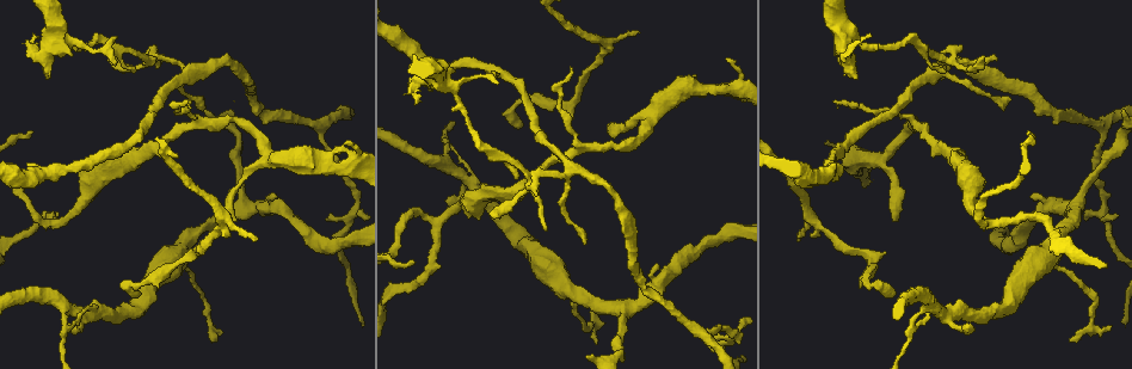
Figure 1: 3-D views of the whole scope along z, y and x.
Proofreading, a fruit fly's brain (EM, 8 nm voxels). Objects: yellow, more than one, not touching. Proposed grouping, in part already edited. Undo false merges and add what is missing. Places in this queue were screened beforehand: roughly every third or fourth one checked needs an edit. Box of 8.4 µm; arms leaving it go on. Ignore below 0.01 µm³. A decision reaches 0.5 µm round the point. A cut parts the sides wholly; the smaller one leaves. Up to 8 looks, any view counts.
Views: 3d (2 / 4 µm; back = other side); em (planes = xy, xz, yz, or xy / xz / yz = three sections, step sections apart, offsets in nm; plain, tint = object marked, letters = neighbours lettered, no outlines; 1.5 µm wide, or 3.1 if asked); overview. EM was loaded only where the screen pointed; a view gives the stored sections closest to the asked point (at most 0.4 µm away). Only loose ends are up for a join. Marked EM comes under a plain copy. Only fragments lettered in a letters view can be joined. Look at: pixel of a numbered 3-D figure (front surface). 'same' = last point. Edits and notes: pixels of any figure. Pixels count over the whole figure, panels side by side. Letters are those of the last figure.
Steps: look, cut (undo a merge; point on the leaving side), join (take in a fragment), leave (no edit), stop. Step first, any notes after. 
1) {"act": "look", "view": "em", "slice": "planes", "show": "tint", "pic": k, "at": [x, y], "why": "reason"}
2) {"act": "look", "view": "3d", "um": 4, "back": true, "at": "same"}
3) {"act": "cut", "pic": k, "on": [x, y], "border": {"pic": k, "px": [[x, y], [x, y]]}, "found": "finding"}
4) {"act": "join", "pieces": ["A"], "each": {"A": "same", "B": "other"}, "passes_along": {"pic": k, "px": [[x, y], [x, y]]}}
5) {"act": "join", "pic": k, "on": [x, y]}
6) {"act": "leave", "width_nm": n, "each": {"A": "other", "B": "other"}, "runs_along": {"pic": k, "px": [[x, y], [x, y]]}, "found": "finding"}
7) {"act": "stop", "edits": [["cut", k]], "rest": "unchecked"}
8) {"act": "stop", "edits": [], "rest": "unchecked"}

{"act": "look", "view": "3d", "um": 2, "pic": 1, "at": [869, 283], "why": "thin neck"}

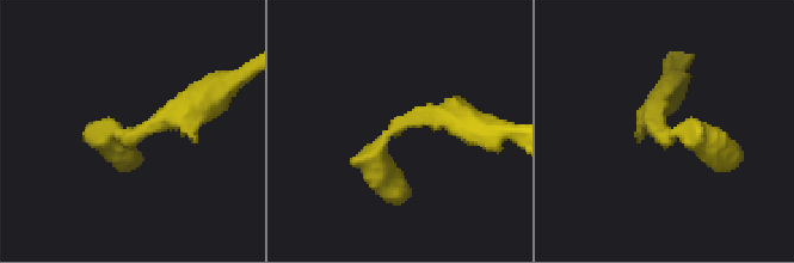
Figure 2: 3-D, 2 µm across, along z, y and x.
{"act": "look", "view": "em", "slice": "planes", "show": "letters", "pic": 2, "at": [662, 134]}

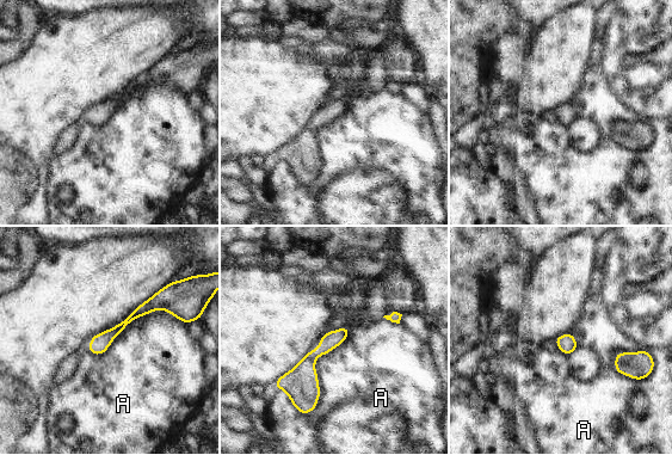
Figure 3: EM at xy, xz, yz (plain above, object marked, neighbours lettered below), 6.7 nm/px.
{"act": "leave", "width_nm": 120, "each": {"A": "other"}, "found": "all the same cell"}

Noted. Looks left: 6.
{"act": "look", "view": "3d", "um": 4, "pic": 1, "at": [234, 221], "why": "thin end"}

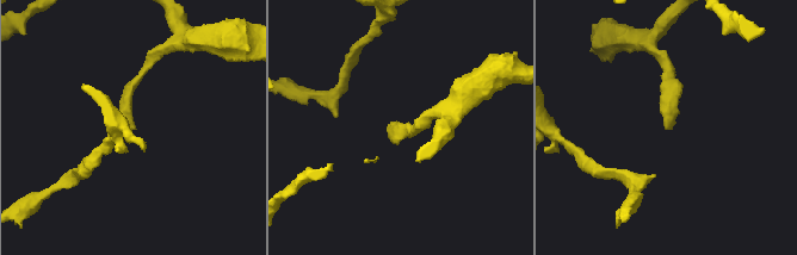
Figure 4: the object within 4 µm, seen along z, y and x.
{"act": "look", "view": "em", "slice": "planes", "show": "letters", "pic": 4, "at": [133, 129], "why": "now the EM"}

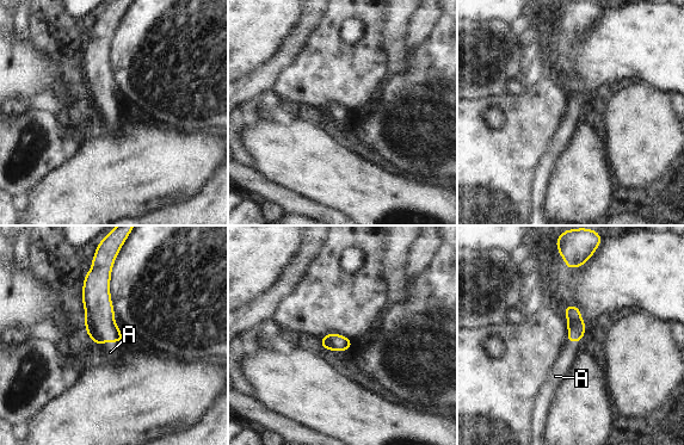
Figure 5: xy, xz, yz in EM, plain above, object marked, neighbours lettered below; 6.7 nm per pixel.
{"act": "join", "pieces": ["A"], "each": {"A": "same"}, "passes_along": {"pic": 5, "px": [[99, 315], [110, 341], [110, 352]]}, "found": "it goes on there"}

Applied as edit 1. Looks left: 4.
{"act": "look", "view": "3d", "um": 2, "pic": 1, "at": [639, 31], "why": "free end"}

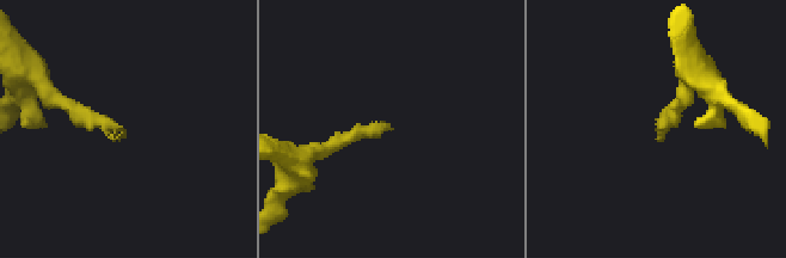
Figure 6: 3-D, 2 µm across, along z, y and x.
{"act": "look", "view": "em", "slice": "planes", "show": "letters", "pic": 6, "at": [658, 133]}

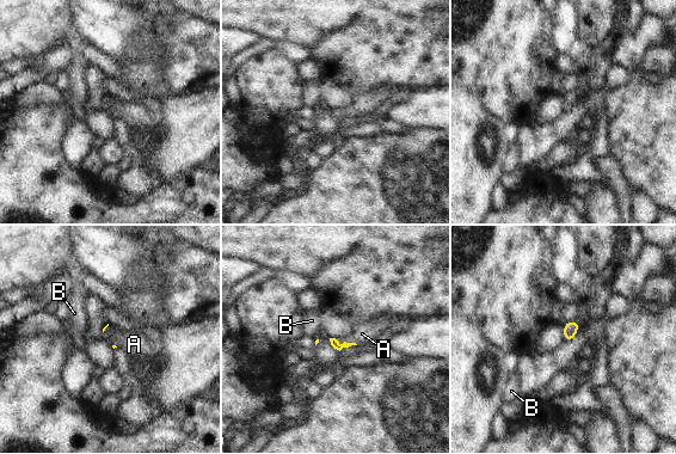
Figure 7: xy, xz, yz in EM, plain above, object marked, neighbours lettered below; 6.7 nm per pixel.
{"act": "join", "pieces": ["A"], "each": {"A": "same", "B": "other"}, "passes_along": {"pic": 7, "px": [[335, 343], [345, 342], [362, 333]]}, "found": "it goes on there"}

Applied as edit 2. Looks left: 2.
{"act": "stop", "edits": [["join", 5], ["join", 7]], "rest": "unchecked"}

